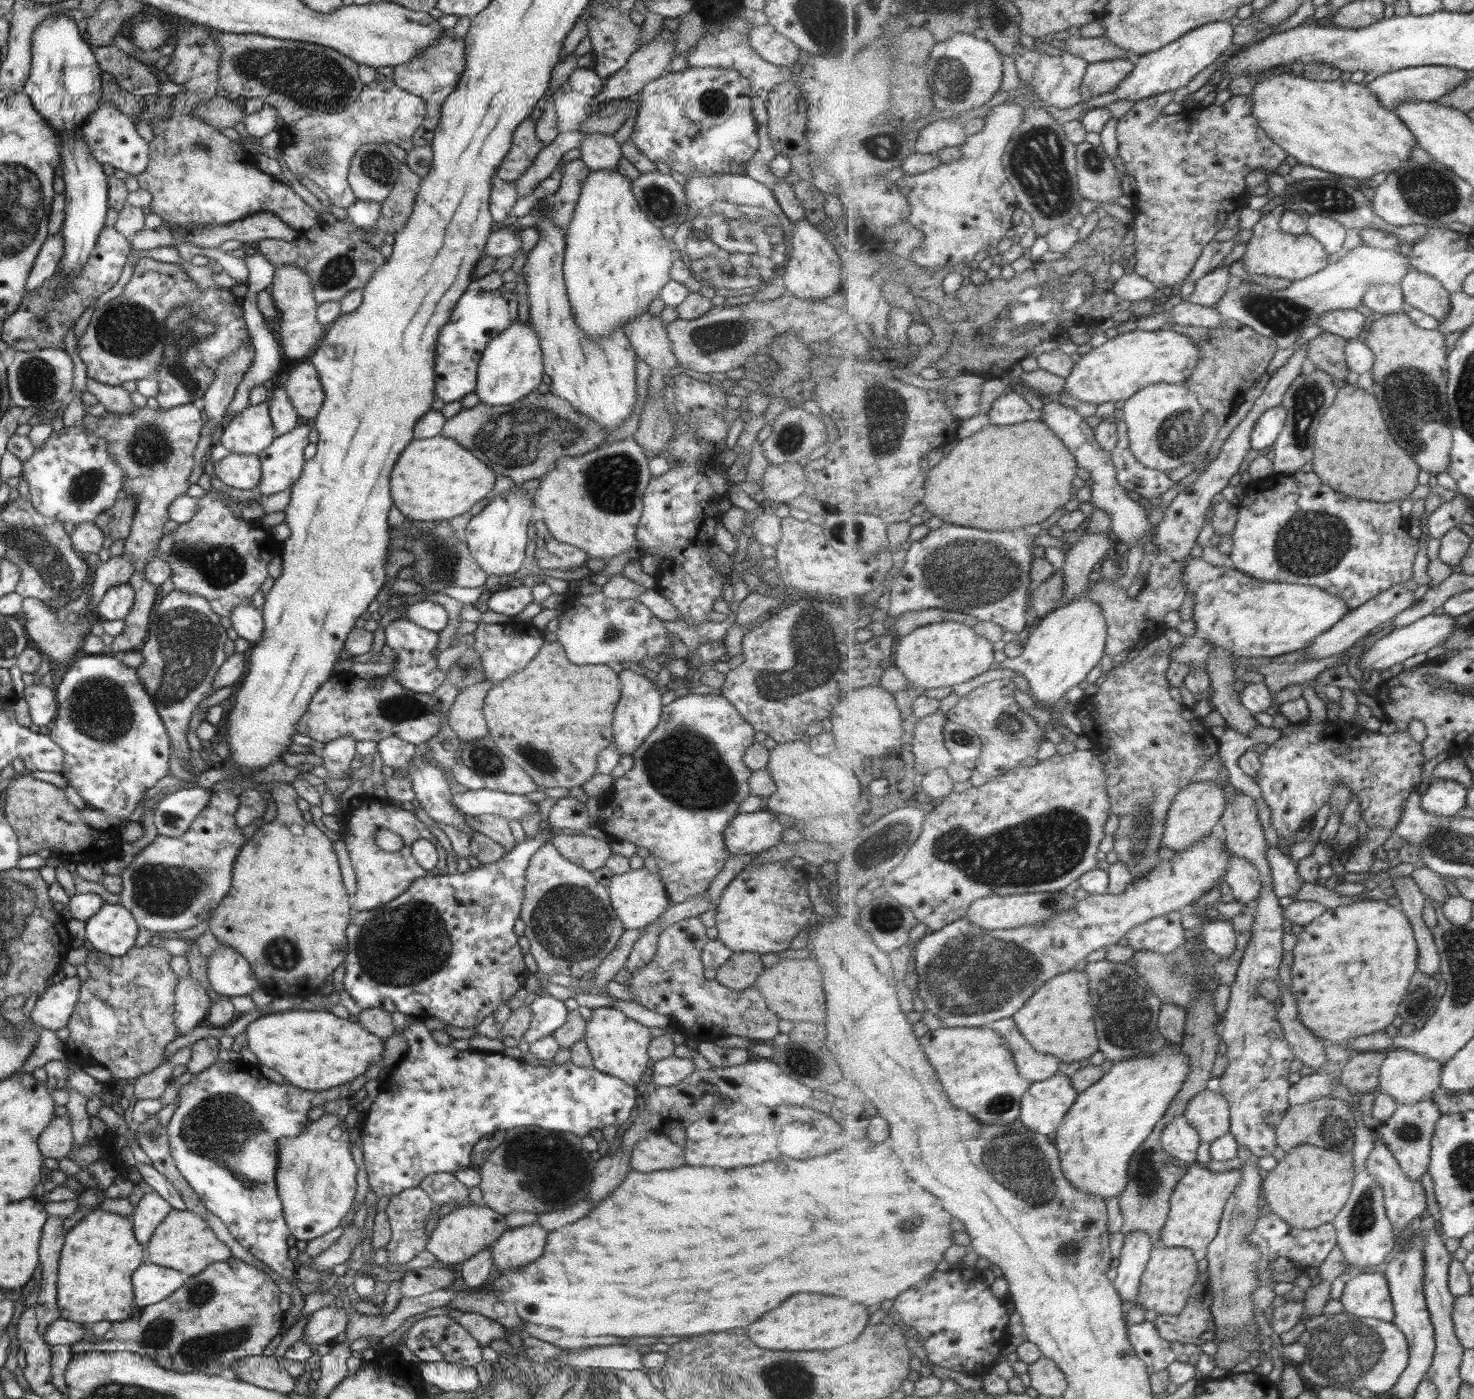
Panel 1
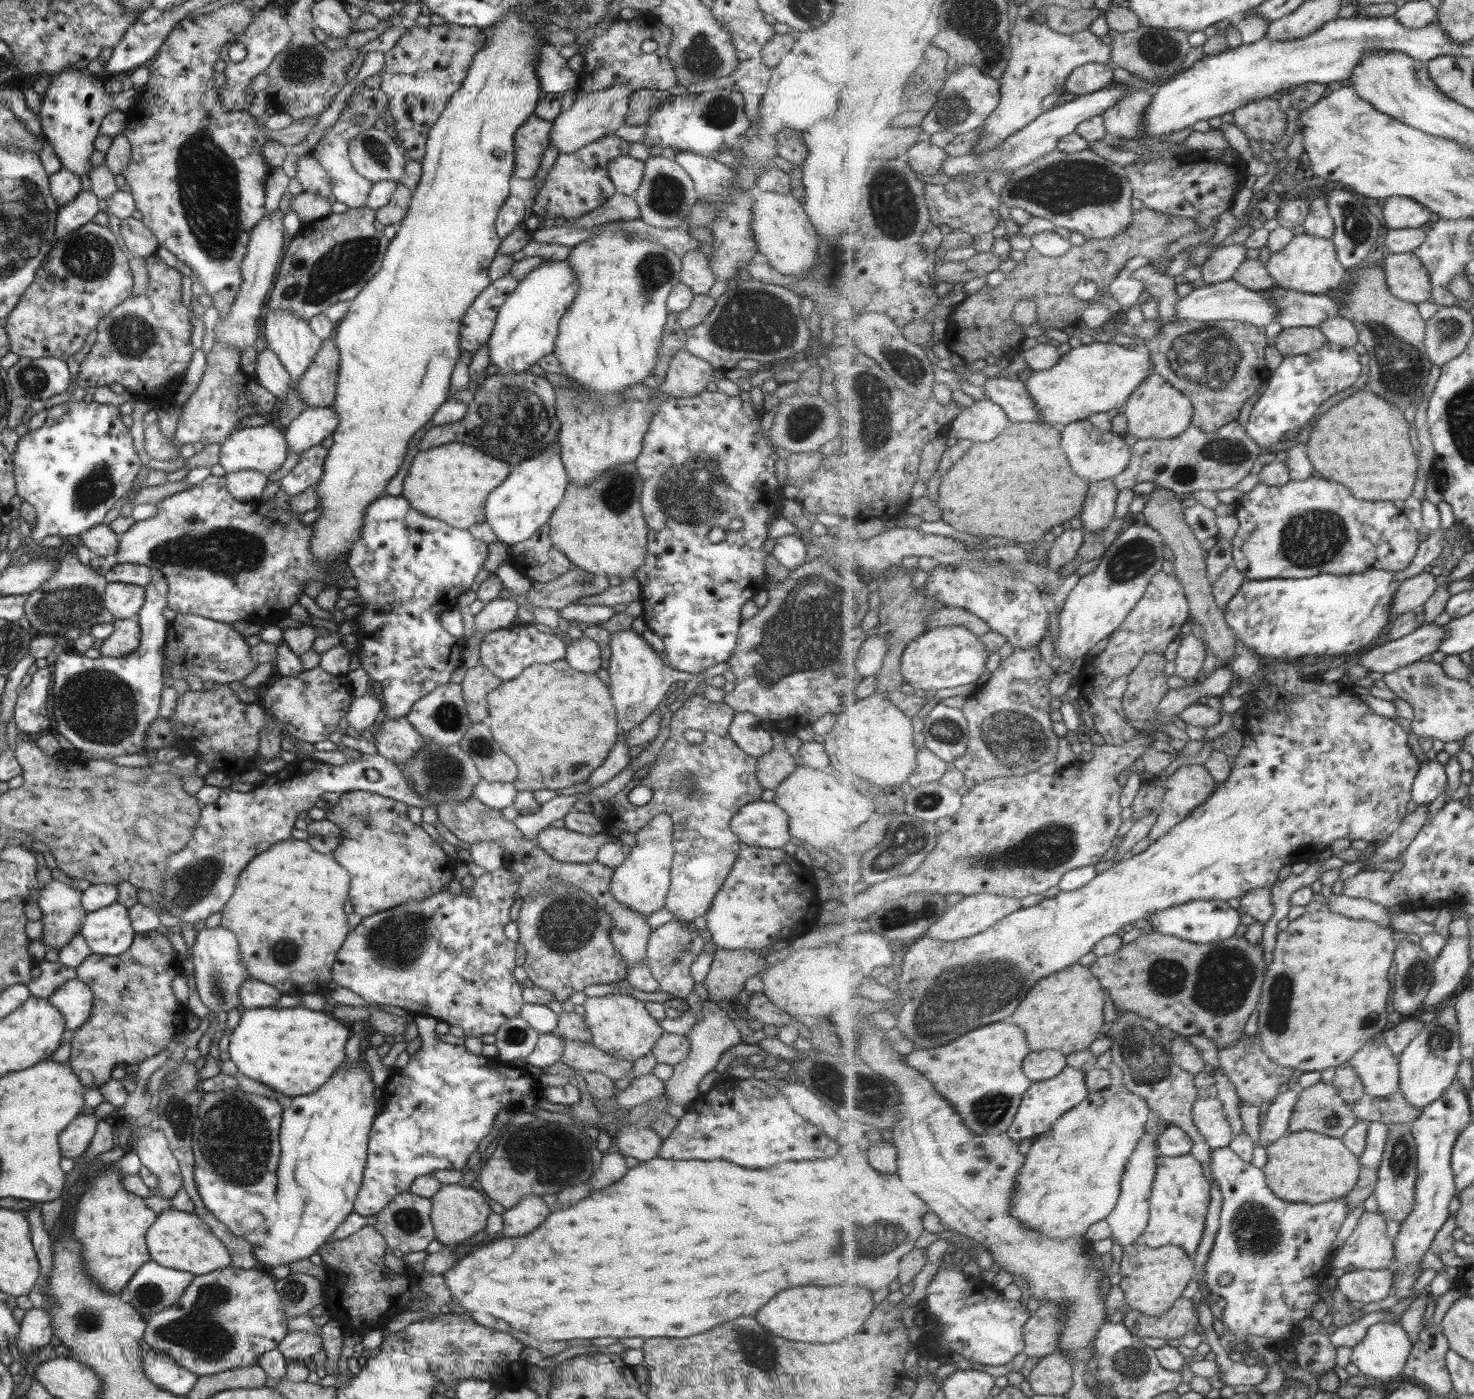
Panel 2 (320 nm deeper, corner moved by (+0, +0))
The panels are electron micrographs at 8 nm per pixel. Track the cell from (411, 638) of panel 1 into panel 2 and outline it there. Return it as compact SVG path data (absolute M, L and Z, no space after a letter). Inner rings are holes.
M384 494L373 500L369 506L365 507L365 512L363 512L363 525L361 525L361 530L359 530L359 538L357 538L357 540L351 544L351 548L347 550L349 550L349 554L346 558L346 564L349 571L356 579L355 590L357 591L358 597L363 600L361 605L350 611L350 615L352 615L353 620L355 620L357 624L355 635L357 638L357 651L360 650L359 655L356 657L356 663L354 664L359 665L365 671L368 678L381 684L379 694L382 695L382 700L384 702L385 717L405 716L409 712L412 703L417 702L419 698L429 694L429 692L438 686L447 684L449 682L449 676L453 674L453 670L461 665L459 654L462 652L462 644L443 630L439 615L443 612L456 609L457 596L469 590L469 587L474 582L473 579L475 575L481 570L481 565L485 562L487 545L479 540L475 540L467 530L455 529L453 526L449 526L438 519L428 518L420 514L417 510L414 510L413 507L409 506L406 498L400 495L391 496Z

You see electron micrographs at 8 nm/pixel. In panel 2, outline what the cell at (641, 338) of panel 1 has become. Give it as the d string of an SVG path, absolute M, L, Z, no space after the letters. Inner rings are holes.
M681 349L672 356L657 391L671 398L697 396L712 387L715 381L713 370L709 363Z

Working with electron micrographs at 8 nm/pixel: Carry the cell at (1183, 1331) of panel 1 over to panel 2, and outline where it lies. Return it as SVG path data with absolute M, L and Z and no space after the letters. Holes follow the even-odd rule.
M1181 1297L1162 1315L1151 1316L1137 1309L1127 1309L1123 1323L1135 1335L1181 1340L1189 1331L1196 1331L1199 1318L1195 1313L1195 1302L1191 1298Z

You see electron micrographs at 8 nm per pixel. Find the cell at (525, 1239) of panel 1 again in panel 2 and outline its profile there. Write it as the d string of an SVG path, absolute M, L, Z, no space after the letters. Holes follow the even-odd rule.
M534 1194L522 1196L514 1207L509 1207L501 1213L502 1228L501 1236L515 1238L531 1232L543 1218L547 1218L549 1208L547 1204Z

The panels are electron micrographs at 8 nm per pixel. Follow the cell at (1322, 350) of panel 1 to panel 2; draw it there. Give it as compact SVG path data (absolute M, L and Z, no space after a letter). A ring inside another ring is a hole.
M1291 327L1283 328L1276 336L1275 347L1286 357L1319 350L1327 342L1319 327Z

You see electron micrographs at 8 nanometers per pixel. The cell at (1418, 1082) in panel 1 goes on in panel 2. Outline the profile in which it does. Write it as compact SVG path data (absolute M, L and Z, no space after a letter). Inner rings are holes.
M1383 1037L1373 1038L1362 1050L1359 1050L1359 1053L1350 1062L1363 1081L1367 1094L1376 1097L1386 1097L1400 1090L1400 1058L1393 1055L1393 1051L1391 1051Z

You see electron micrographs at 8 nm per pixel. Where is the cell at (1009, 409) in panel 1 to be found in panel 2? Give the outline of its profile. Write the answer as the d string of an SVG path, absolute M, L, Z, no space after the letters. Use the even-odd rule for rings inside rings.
M985 398L974 401L950 424L947 437L956 440L966 438L973 443L989 442L1007 428L1010 418L1002 406Z

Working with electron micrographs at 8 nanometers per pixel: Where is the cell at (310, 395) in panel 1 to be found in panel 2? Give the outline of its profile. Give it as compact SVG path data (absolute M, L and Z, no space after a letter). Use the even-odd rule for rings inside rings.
M331 338L321 341L321 346L296 386L299 398L307 407L333 405L339 357L338 348Z

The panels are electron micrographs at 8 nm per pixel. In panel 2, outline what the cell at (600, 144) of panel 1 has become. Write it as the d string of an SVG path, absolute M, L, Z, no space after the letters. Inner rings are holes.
M628 154L611 158L607 163L607 176L616 192L633 197L643 179L643 162L634 160Z

